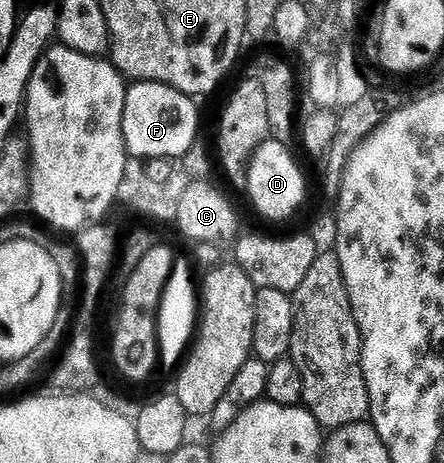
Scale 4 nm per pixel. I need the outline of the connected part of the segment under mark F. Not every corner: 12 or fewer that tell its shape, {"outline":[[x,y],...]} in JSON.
{"outline":[[162,82],[127,85],[127,155],[181,159],[198,105]]}

